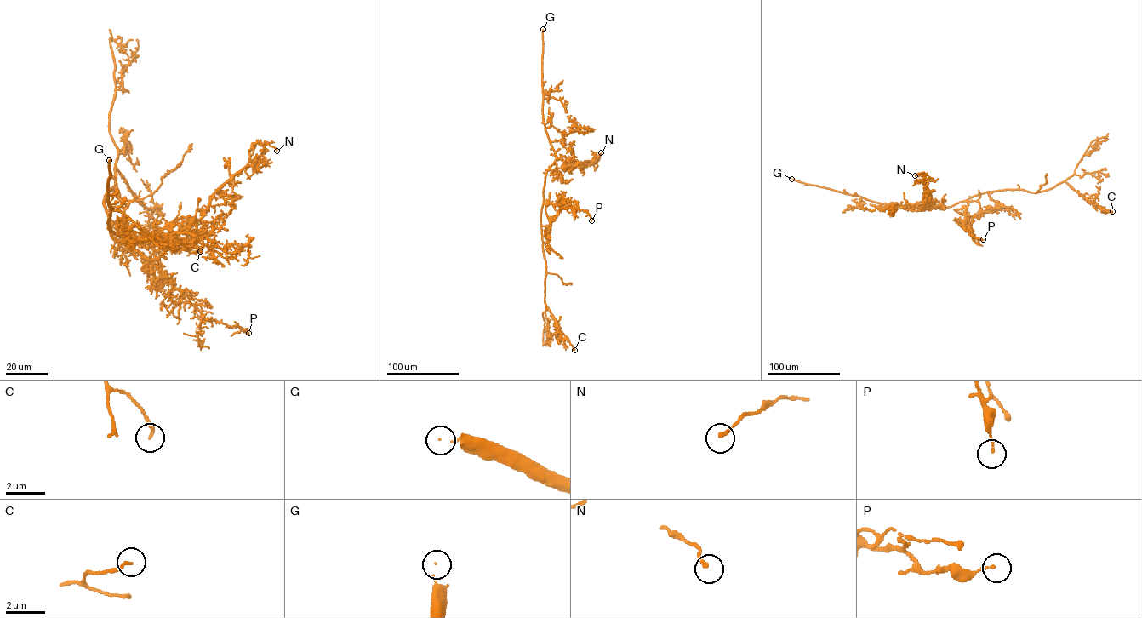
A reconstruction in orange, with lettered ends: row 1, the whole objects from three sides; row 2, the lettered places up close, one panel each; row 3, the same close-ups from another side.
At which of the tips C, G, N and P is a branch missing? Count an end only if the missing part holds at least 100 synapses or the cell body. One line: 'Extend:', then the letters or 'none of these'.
Extend: G

